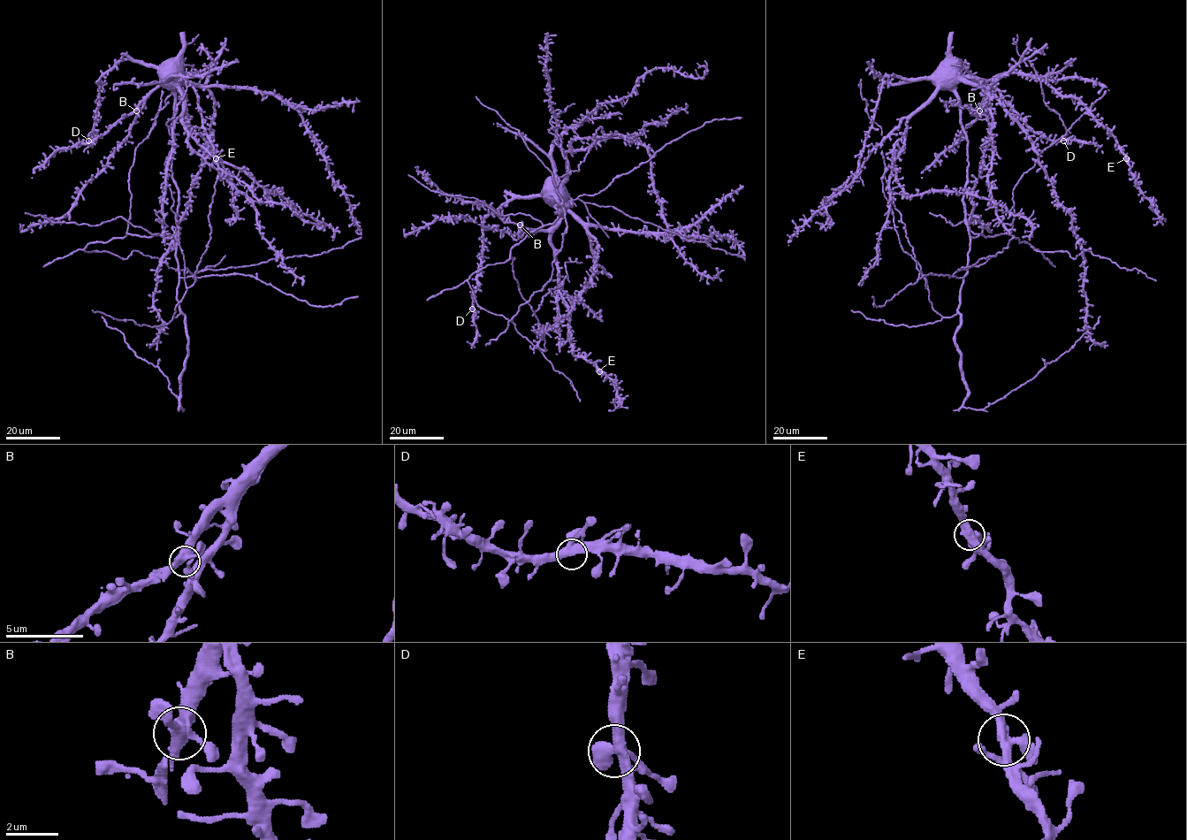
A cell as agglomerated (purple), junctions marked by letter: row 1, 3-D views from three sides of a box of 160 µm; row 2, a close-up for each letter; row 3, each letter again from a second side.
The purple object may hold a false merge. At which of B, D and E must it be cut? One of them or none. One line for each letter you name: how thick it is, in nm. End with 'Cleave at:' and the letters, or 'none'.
Cleave at: none

